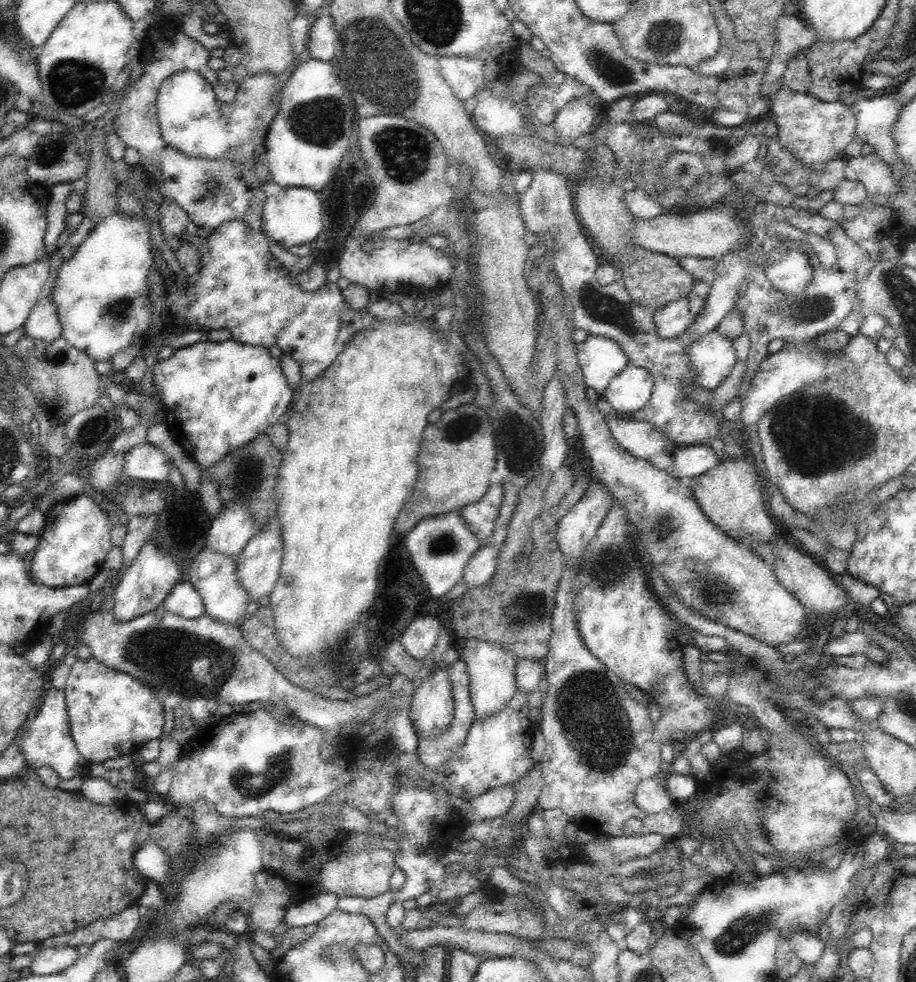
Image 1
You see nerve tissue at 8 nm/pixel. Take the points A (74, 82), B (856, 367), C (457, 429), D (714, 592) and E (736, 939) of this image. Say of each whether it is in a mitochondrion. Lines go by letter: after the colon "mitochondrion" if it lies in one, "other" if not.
A: mitochondrion
B: other
C: mitochondrion
D: mitochondrion
E: mitochondrion

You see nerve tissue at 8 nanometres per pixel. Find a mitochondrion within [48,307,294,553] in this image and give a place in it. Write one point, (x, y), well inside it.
(95, 428)

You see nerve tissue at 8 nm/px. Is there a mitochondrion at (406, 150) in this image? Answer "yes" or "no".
yes

